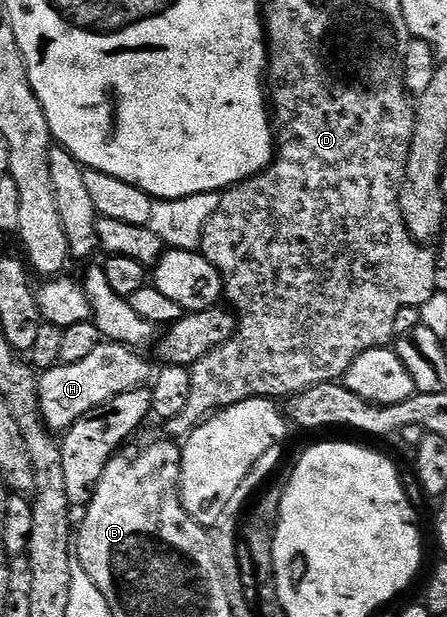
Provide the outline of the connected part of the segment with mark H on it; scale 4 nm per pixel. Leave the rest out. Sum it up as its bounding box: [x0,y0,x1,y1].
[38,343,151,435]

